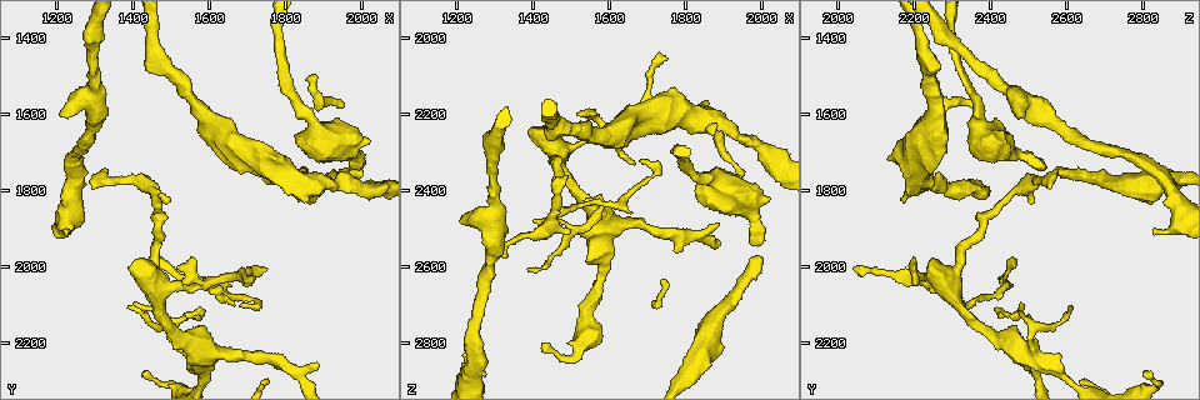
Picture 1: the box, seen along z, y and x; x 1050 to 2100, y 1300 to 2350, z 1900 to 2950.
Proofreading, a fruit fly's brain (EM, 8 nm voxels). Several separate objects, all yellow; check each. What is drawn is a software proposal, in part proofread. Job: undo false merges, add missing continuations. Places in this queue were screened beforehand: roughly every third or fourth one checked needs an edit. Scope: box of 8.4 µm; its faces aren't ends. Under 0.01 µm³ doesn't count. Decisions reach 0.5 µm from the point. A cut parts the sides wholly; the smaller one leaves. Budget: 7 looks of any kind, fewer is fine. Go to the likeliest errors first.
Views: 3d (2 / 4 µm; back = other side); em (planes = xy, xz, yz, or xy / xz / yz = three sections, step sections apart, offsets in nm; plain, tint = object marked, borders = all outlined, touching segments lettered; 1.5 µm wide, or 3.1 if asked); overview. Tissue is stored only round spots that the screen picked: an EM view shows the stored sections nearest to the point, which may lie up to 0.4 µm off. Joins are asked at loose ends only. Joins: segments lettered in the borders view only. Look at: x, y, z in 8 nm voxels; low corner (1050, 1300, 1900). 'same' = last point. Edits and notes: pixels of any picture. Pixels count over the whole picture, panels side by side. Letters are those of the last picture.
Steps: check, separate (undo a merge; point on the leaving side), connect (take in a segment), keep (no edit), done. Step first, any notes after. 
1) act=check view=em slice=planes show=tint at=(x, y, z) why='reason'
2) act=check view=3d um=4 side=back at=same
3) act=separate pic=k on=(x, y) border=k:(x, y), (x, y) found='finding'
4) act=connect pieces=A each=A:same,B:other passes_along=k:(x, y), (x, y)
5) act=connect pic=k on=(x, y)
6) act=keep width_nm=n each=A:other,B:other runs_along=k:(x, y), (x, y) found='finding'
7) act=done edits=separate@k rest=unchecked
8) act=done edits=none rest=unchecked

act=check view=em slice=planes show=borders at=(1385, 2100, 2610) why='an open end'

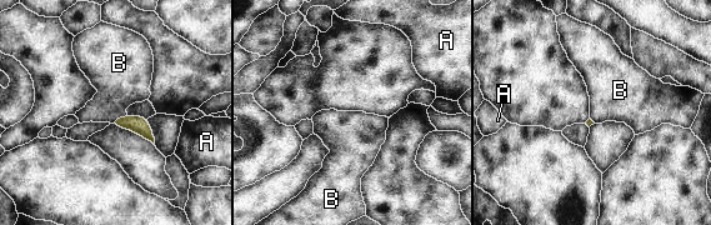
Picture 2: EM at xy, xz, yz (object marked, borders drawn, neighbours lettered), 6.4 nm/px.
act=keep longest_contact=B:120nm each=A:other,B:other border=2:(126, 115), (119, 116), (110, 123) found='none of them fits'

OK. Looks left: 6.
act=check view=em slice=planes show=tint at=(1585, 2050, 2255) why='two arms in line, one across'

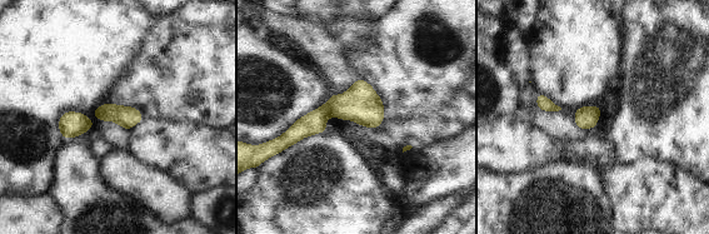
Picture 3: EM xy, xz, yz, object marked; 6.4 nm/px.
act=check view=em slice=planes show=borders at=same

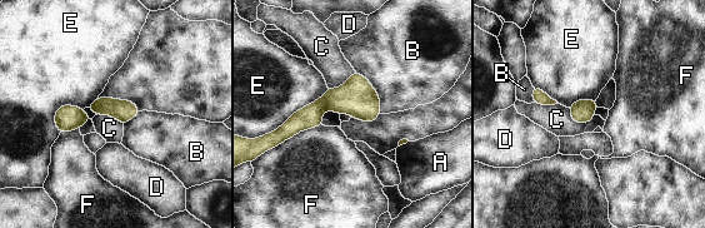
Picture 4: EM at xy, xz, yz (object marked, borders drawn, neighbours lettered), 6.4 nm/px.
act=keep width_nm=140 longest_contact=E:480nm each=A:other,B:other,C:other,D:other,E:other,F:other found='continuous, no second neuron'

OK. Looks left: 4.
act=check view=em slice=planes show=tint at=(1980, 1710, 2475) why='calibre changes'

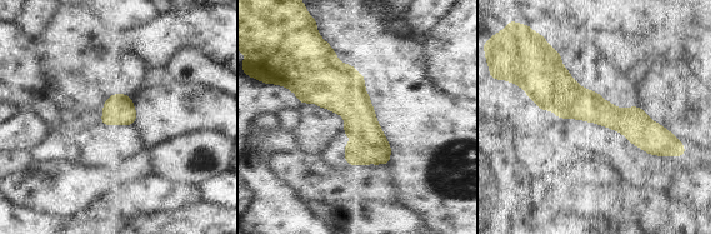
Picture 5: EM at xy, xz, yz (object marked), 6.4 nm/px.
act=check view=em slice=planes show=borders at=same

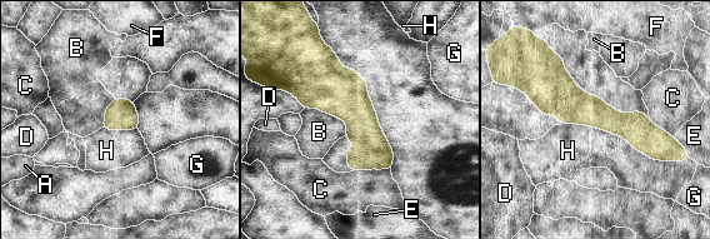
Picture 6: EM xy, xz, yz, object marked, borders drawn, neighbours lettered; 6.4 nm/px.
act=keep width_nm=190 each=A:other,B:other,C:other,D:other,E:other,F:other,G:other,H:other found='continuous, no second neuron'

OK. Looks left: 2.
act=done edits=none rest=unchecked

